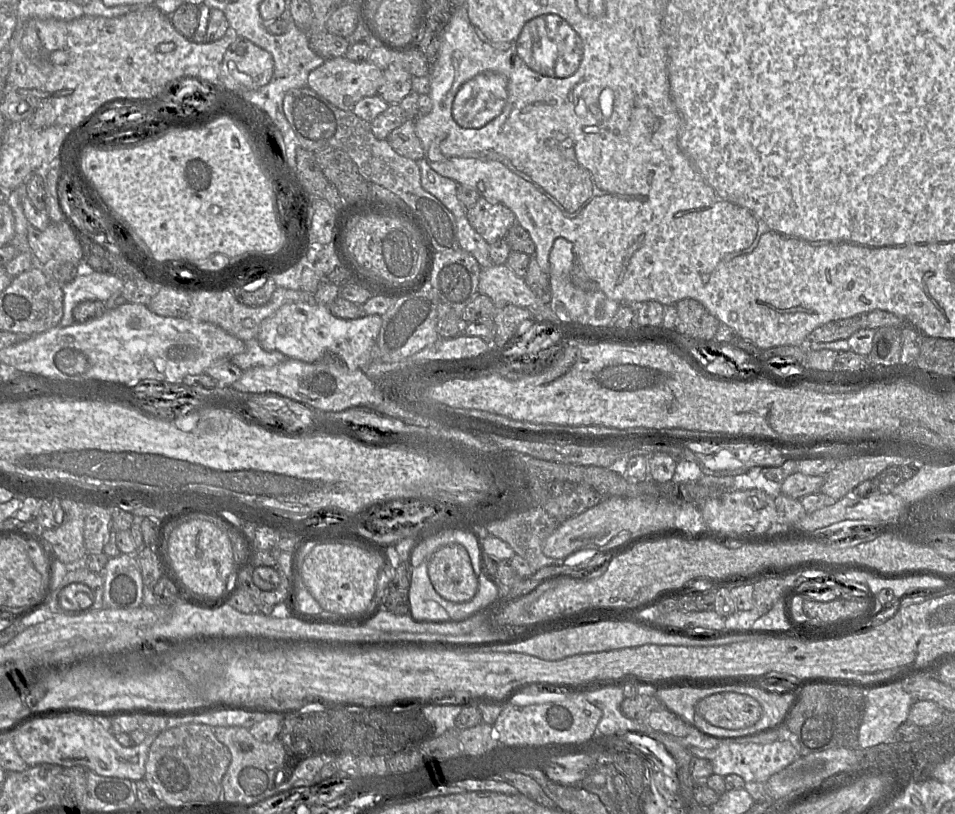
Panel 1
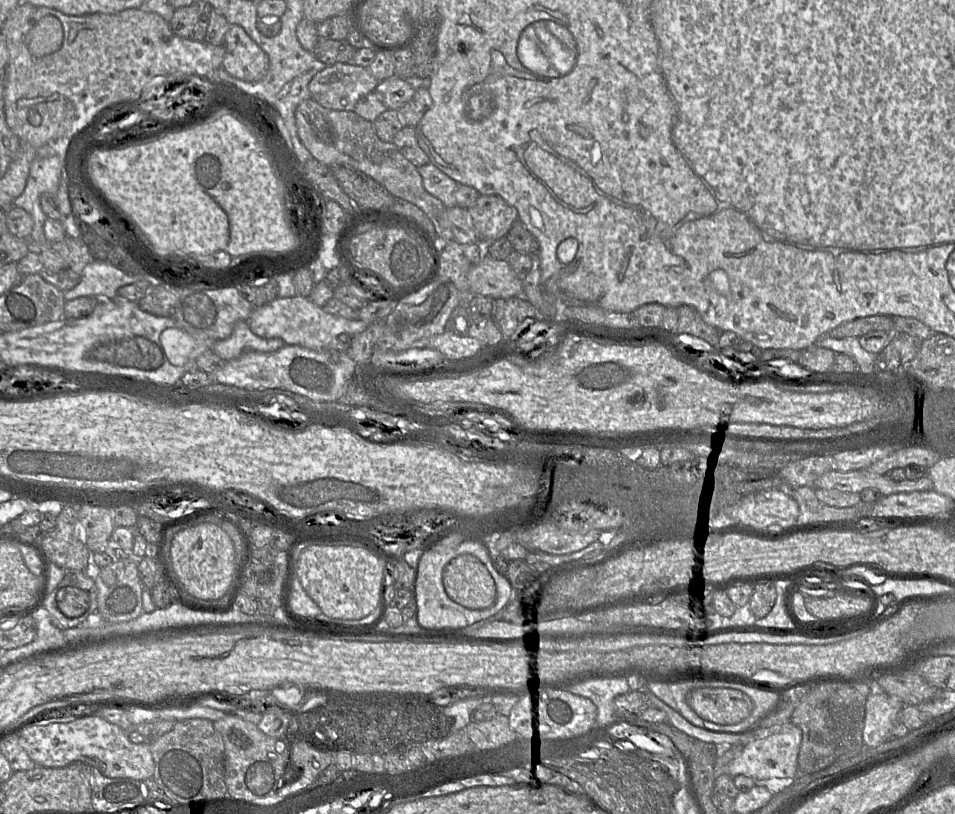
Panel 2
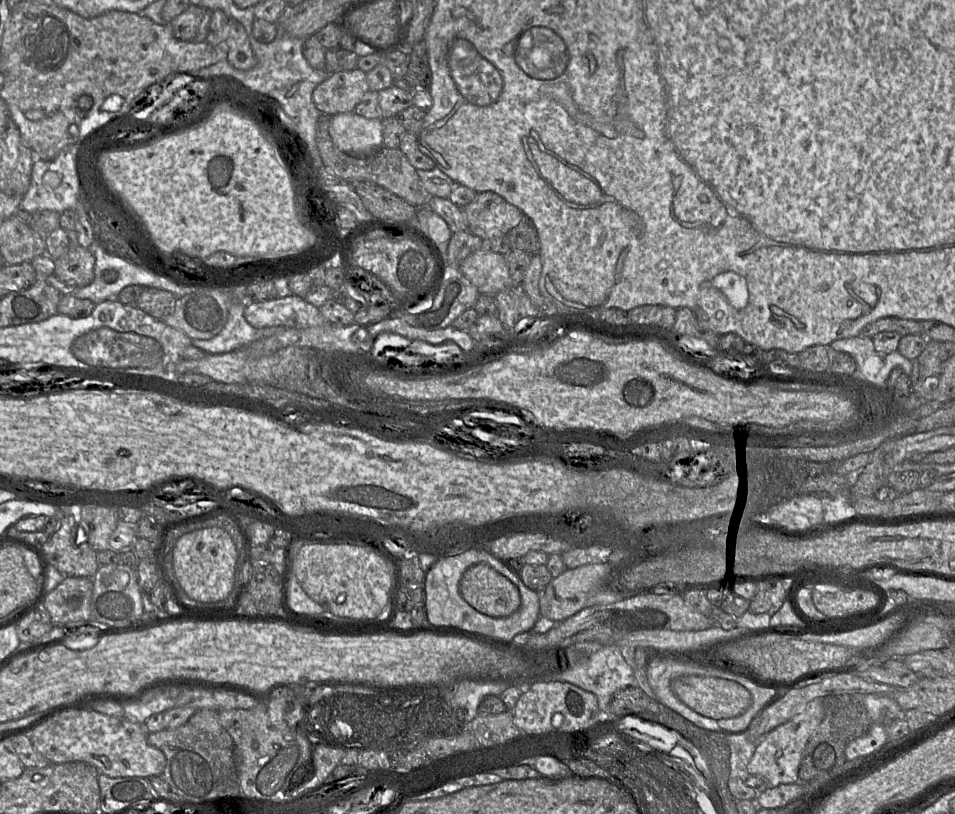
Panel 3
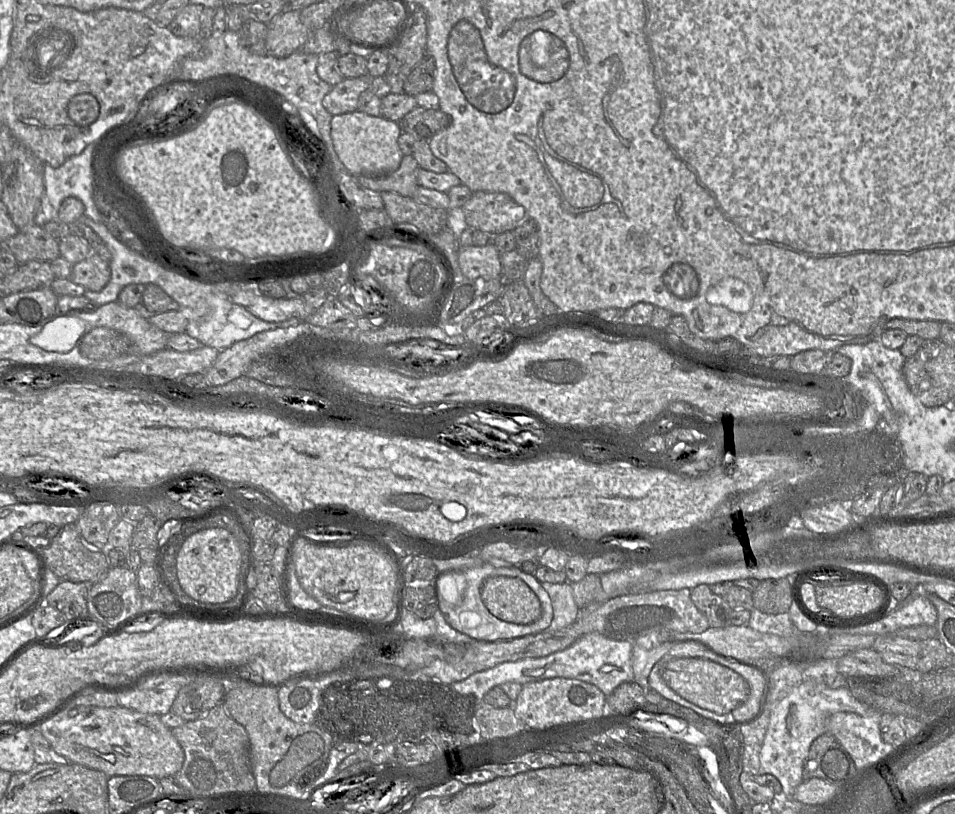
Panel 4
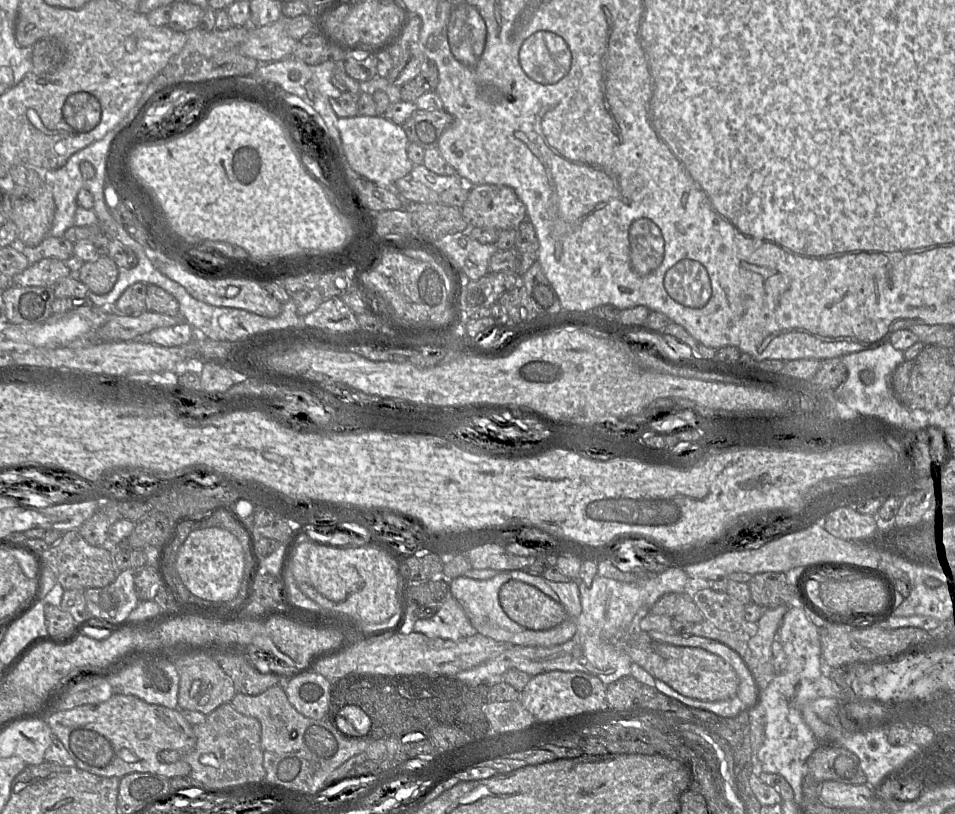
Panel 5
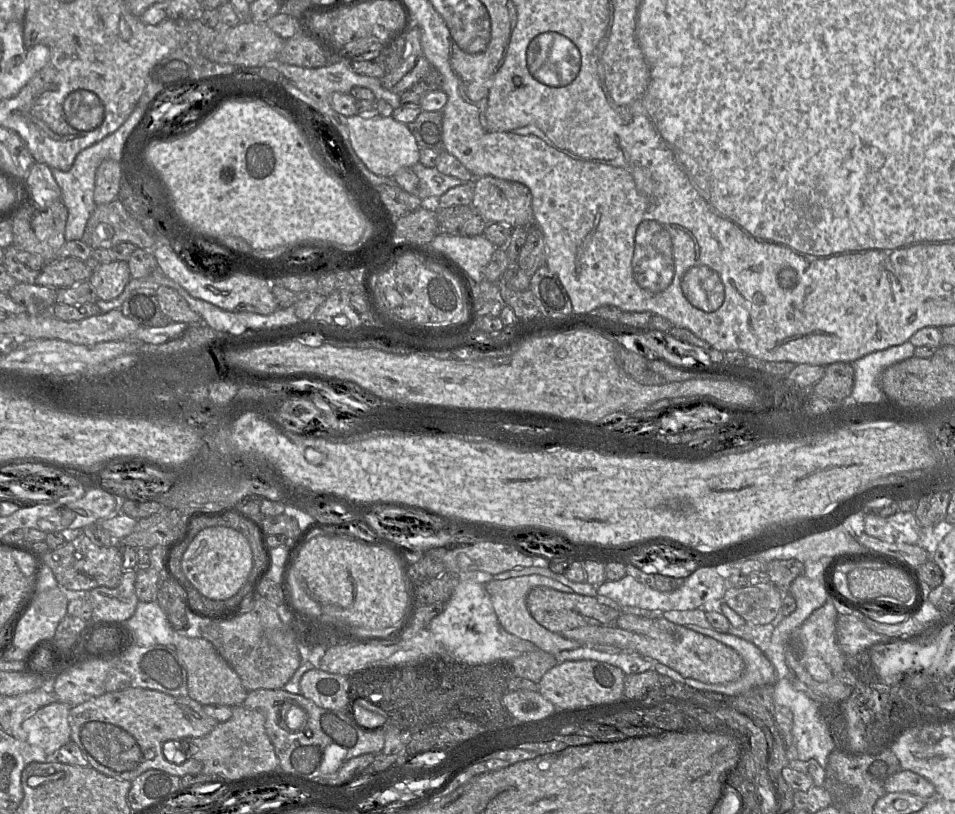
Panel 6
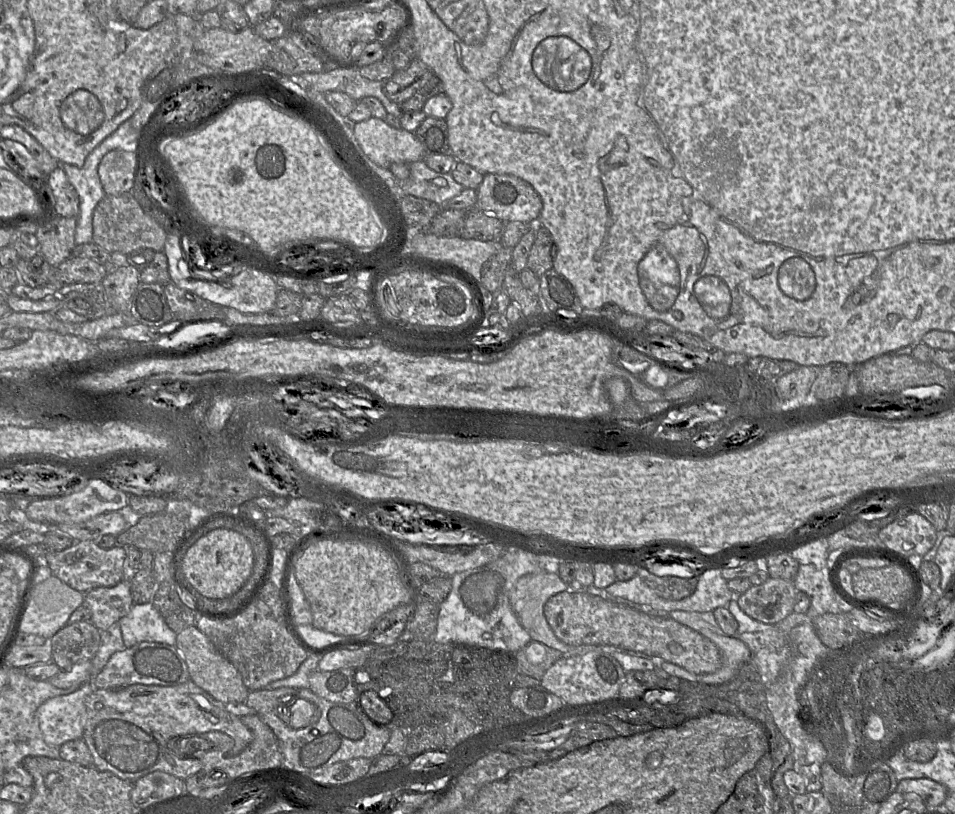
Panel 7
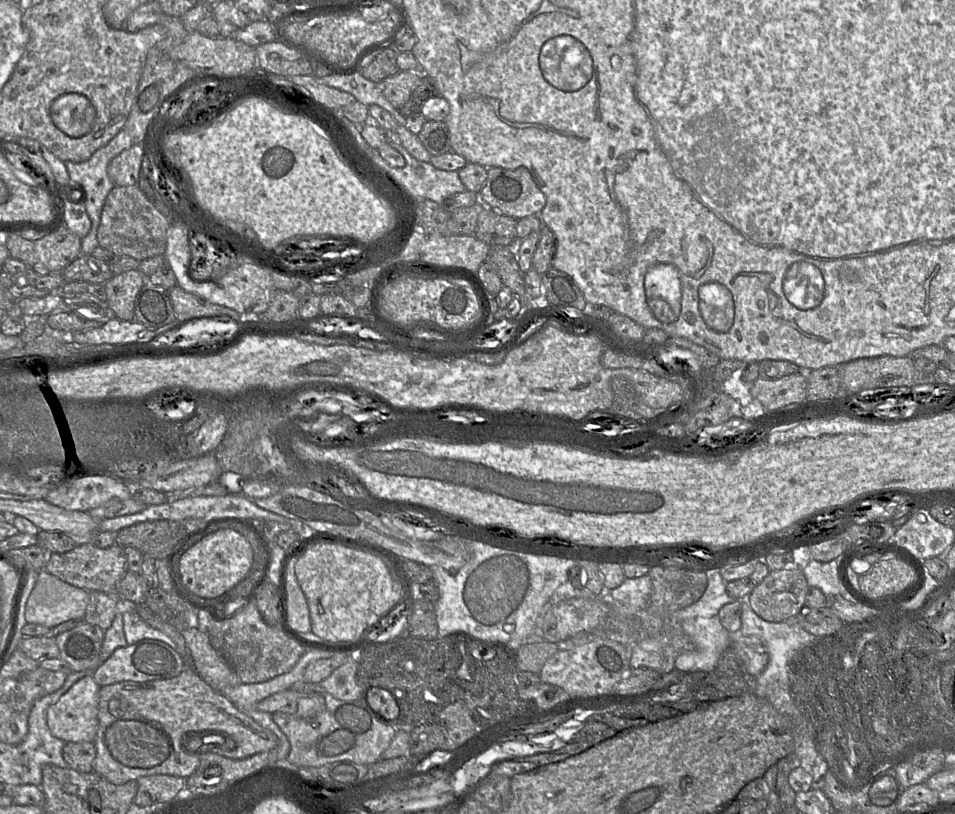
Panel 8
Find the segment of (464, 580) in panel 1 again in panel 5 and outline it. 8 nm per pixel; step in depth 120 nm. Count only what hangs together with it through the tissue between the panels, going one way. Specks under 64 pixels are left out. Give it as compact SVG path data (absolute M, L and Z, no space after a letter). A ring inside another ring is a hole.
M519 580L502 585L499 603L511 620L530 630L548 630L567 619L567 611L560 602Z

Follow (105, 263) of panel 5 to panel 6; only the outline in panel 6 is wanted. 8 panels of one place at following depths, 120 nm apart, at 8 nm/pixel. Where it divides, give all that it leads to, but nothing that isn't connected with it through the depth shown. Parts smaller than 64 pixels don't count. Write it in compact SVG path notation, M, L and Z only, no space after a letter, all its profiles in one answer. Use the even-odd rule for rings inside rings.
M112 261L97 266L89 278L98 299L110 301L117 298L131 280L127 261Z

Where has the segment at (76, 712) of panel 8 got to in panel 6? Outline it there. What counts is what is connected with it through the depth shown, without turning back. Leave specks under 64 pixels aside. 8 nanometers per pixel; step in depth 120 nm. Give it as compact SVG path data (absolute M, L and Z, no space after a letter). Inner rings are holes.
M59 701L39 709L22 724L27 741L31 745L42 748L47 755L55 755L63 745L71 741L71 728L69 724L70 709L70 706Z

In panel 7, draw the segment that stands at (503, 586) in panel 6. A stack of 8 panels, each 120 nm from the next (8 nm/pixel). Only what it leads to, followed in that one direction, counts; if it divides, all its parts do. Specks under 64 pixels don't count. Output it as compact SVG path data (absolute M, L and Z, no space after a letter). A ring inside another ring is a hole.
M539 572L530 573L520 577L510 592L510 605L518 619L520 625L528 632L531 640L540 642L548 647L566 653L572 646L557 638L550 628L544 616L544 605L546 601L559 592L569 589L569 585L564 582L557 573Z

